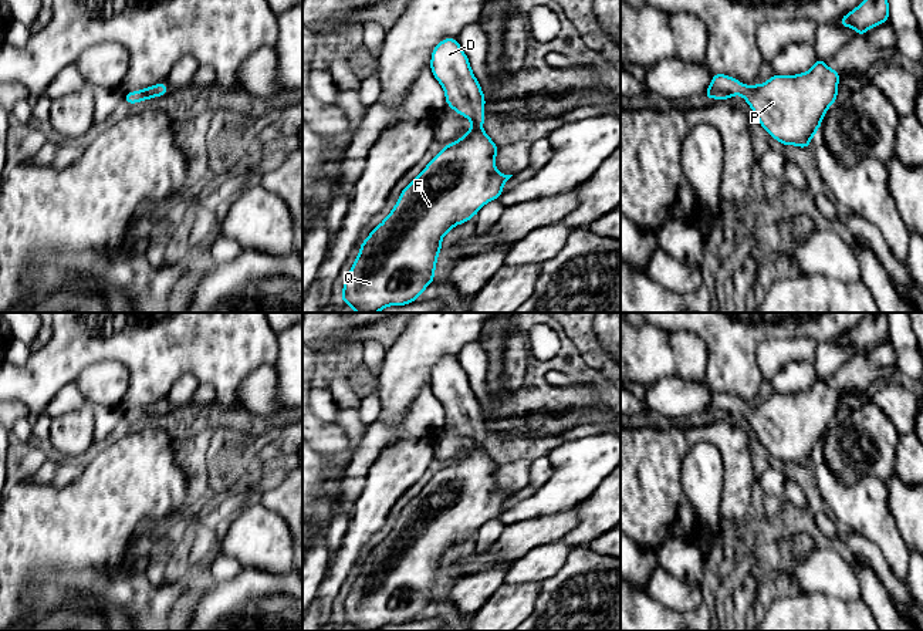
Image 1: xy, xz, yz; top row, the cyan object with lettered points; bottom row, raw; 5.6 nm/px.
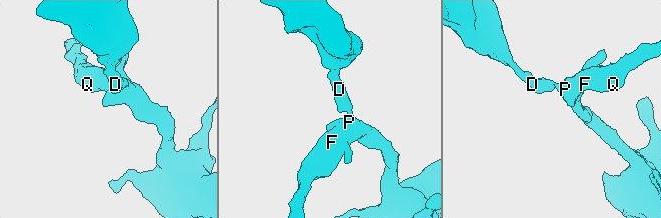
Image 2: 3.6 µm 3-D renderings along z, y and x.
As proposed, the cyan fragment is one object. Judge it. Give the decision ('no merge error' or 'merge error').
no merge error

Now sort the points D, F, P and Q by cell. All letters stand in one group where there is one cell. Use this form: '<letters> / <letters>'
D F P Q

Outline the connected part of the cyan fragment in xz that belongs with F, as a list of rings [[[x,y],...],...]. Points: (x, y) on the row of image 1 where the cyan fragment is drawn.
[[[444,38],[433,48],[430,68],[444,90],[446,105],[450,105],[456,114],[469,118],[471,126],[463,138],[444,145],[443,151],[402,190],[393,210],[361,243],[358,257],[344,283],[344,291],[338,297],[356,313],[379,313],[388,306],[405,306],[420,297],[423,290],[435,280],[443,236],[459,223],[466,223],[476,216],[487,202],[498,199],[504,183],[513,176],[496,171],[496,153],[500,146],[481,128],[486,119],[483,112],[486,98],[457,38]]]

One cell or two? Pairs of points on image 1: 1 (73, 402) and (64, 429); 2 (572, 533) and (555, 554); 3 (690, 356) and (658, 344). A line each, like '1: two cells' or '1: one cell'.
1: two cells
2: two cells
3: one cell

